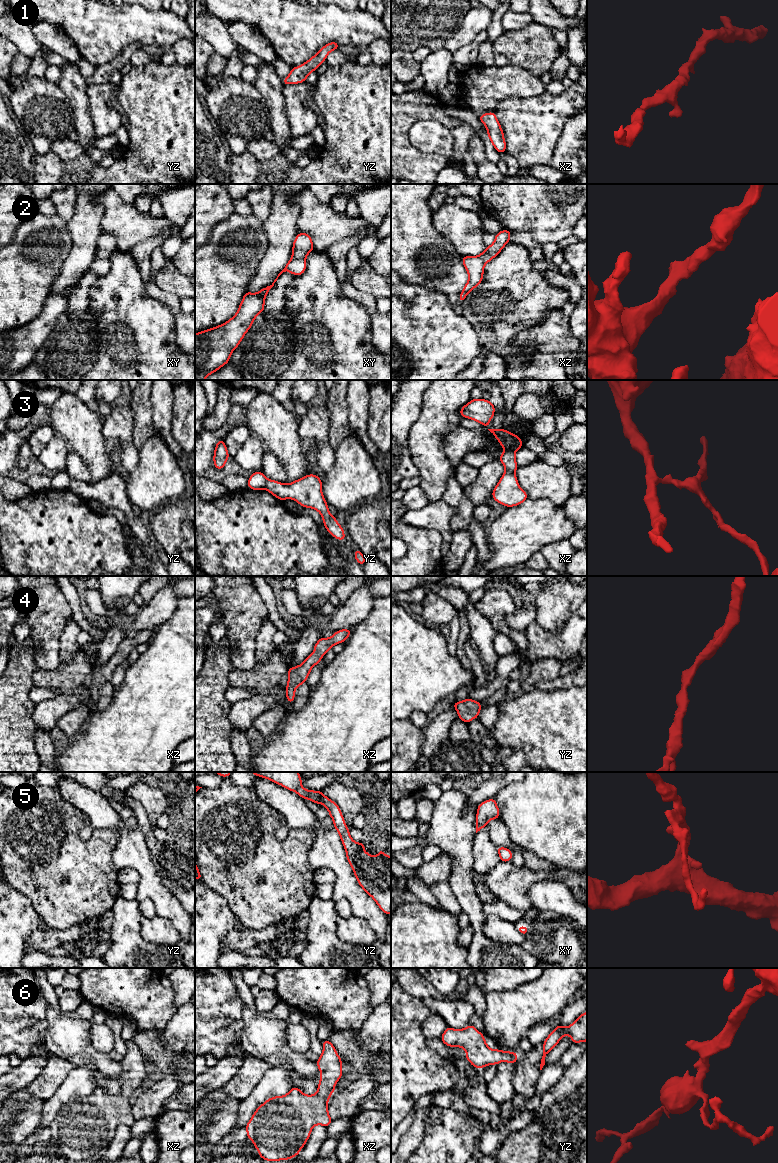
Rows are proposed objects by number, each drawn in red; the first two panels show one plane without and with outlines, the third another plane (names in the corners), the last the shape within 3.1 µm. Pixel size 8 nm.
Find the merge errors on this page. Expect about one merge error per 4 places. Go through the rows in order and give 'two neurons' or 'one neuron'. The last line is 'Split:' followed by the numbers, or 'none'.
1: one neuron
2: one neuron
3: two neurons
4: one neuron
5: one neuron
6: one neuron
Split: 3

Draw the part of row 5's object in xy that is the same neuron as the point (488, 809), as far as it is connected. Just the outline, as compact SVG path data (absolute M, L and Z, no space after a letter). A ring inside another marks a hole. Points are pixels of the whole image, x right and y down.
M491 798L479 804L476 814L476 833L482 828L488 826L489 820L498 819L500 811L495 801Z

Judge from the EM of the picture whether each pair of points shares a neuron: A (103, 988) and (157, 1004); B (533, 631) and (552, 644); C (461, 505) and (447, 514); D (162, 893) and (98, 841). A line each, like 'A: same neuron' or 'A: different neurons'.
A: same neuron
B: same neuron
C: different neurons
D: different neurons

